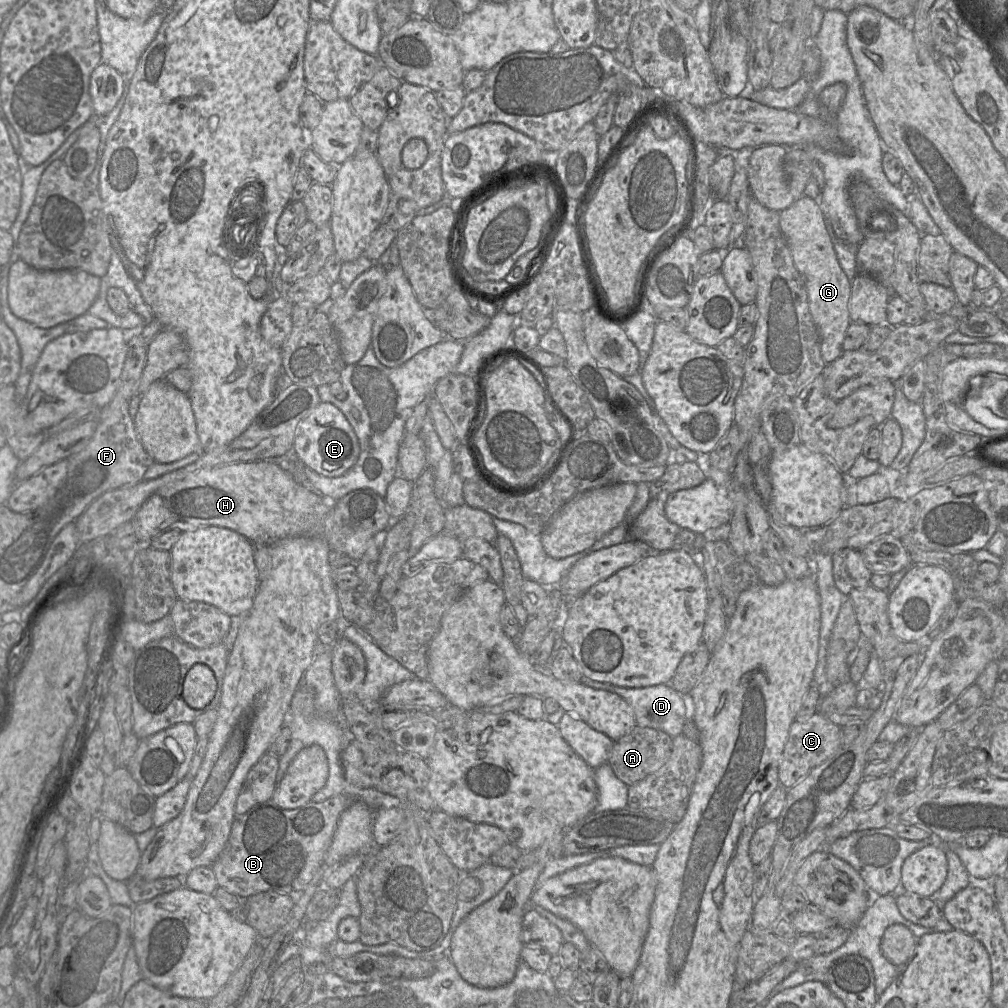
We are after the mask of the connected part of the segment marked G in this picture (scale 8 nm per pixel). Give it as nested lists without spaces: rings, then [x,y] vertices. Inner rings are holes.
[[[805,195],[797,198],[780,212],[779,224],[789,245],[794,265],[805,281],[809,311],[820,336],[822,360],[825,364],[831,363],[843,351],[842,342],[851,322],[848,303],[852,281],[840,267],[825,226],[825,217],[816,200]]]

